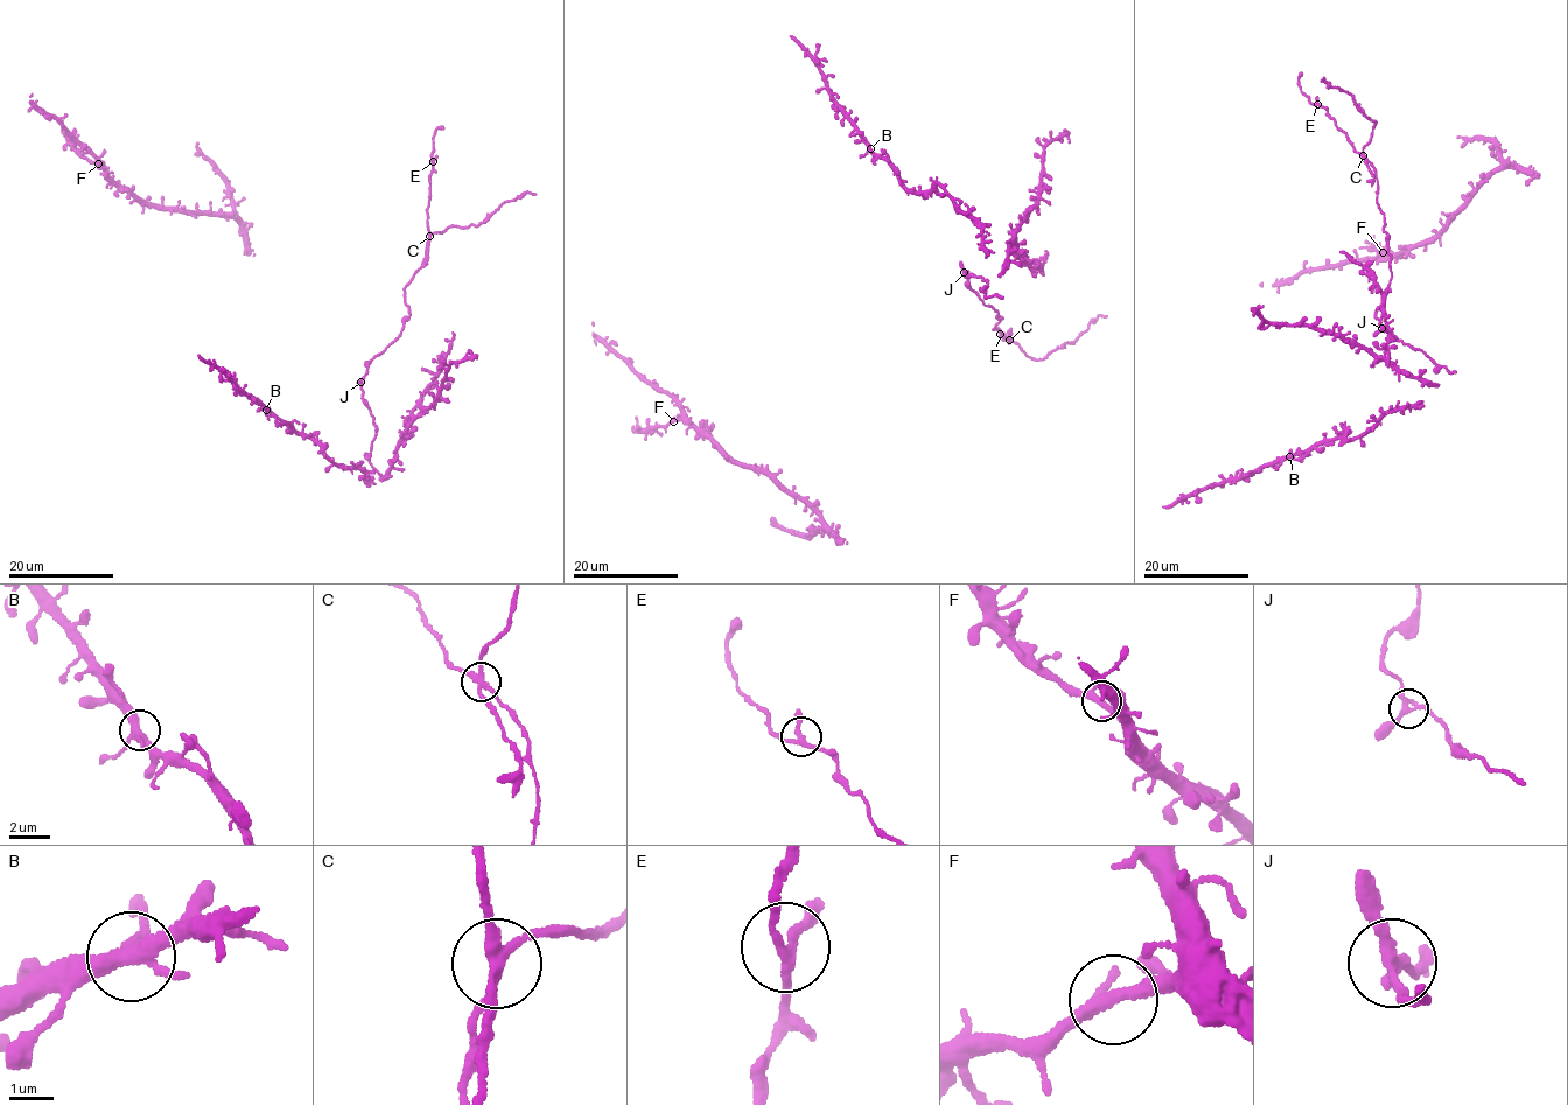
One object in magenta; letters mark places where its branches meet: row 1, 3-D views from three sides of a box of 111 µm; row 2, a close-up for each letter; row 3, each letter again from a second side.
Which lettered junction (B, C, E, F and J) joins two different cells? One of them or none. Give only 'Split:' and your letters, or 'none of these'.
Split: C

